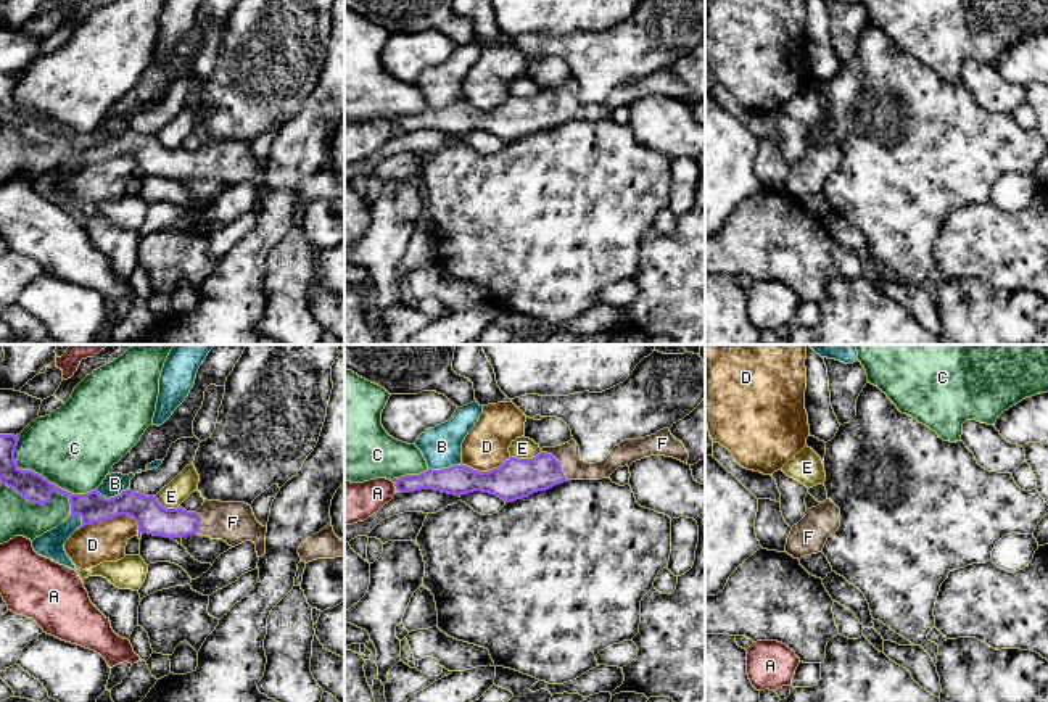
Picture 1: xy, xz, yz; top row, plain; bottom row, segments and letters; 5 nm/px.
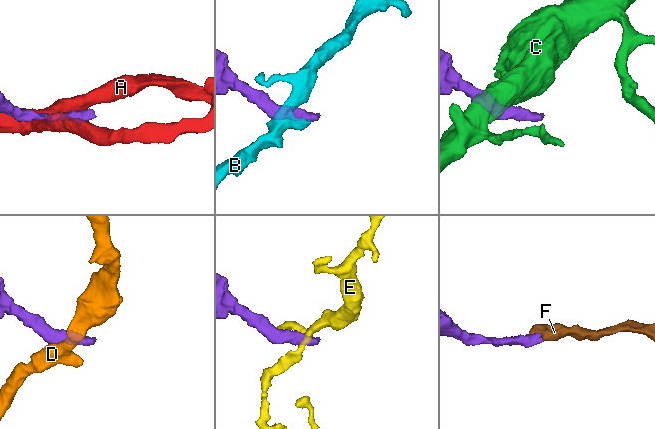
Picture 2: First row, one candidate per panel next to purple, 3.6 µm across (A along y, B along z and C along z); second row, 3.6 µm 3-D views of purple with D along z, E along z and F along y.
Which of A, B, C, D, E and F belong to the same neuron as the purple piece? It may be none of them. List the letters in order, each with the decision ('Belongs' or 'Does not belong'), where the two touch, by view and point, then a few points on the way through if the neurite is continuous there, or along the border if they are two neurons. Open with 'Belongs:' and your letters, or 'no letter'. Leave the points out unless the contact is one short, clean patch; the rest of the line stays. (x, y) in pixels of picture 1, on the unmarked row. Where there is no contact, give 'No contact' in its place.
Belongs: F
A: Does not belong. Touches purple at xz (395, 124). Boundary: xz (393, 123), (396, 128)
B: Does not belong. Touches purple at xy (115, 136). Boundary: xy (129, 128), (108, 137), (97, 131)
C: Does not belong. Touches purple at xy (41, 115)
D: Does not belong. Touches purple at xy (108, 158)
E: Does not belong. Touches purple at xz (525, 99). Boundary: xz (540, 90), (532, 97), (511, 97)
F: Belongs. Touches purple at xz (559, 102). Path across: xz (515, 118), (540, 113), (559, 102), (567, 94)

